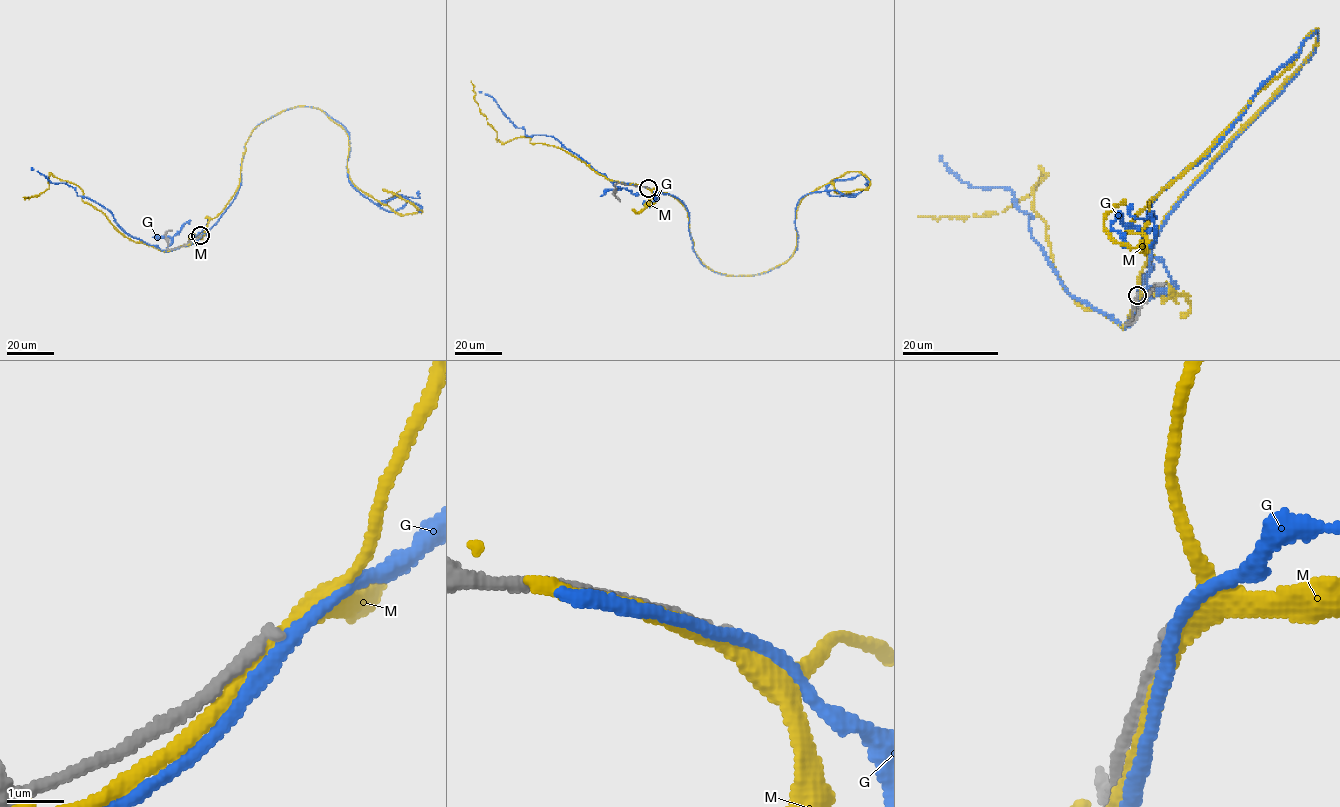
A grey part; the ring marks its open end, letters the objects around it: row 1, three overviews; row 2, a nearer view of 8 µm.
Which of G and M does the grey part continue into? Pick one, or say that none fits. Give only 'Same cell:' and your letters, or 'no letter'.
Same cell: no letter

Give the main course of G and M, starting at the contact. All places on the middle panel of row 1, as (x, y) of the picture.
G: (648, 188), (685, 205), (692, 249), (706, 267), (744, 276), (794, 252), (803, 196), (859, 175), (869, 183)
M: (647, 187), (686, 209), (706, 266), (745, 275), (792, 255), (805, 195), (869, 184), (858, 171), (830, 182)

